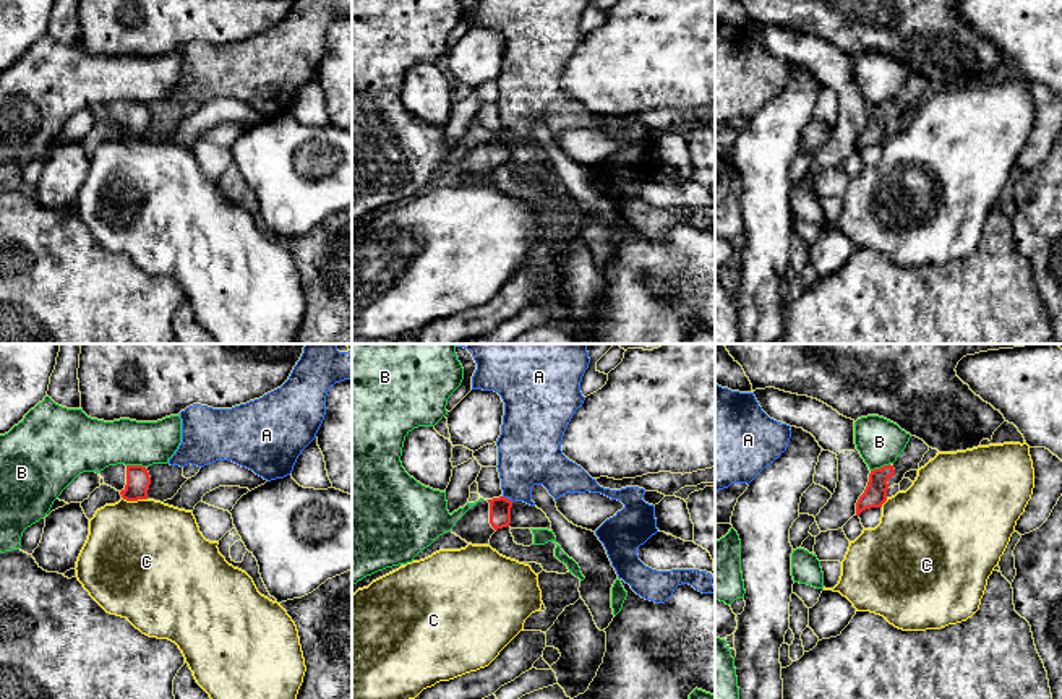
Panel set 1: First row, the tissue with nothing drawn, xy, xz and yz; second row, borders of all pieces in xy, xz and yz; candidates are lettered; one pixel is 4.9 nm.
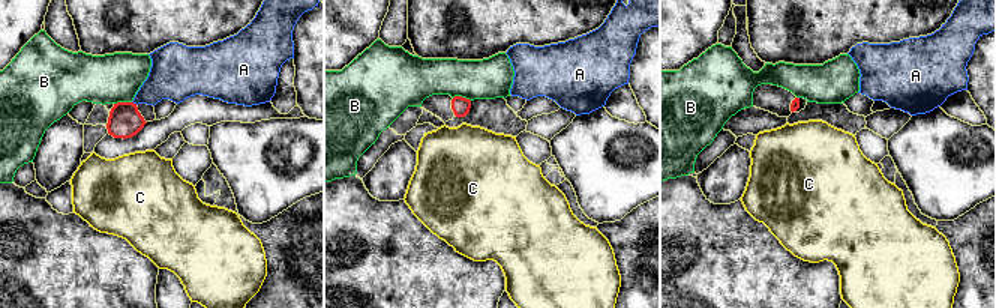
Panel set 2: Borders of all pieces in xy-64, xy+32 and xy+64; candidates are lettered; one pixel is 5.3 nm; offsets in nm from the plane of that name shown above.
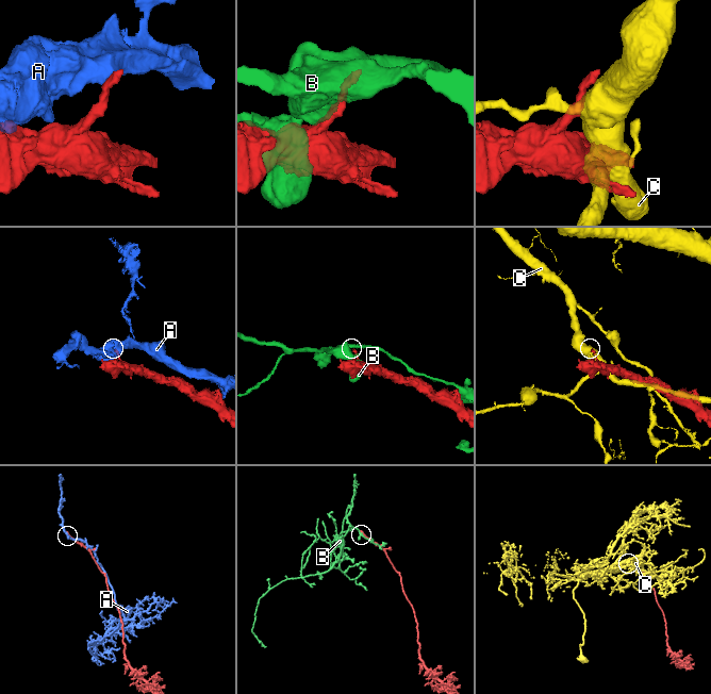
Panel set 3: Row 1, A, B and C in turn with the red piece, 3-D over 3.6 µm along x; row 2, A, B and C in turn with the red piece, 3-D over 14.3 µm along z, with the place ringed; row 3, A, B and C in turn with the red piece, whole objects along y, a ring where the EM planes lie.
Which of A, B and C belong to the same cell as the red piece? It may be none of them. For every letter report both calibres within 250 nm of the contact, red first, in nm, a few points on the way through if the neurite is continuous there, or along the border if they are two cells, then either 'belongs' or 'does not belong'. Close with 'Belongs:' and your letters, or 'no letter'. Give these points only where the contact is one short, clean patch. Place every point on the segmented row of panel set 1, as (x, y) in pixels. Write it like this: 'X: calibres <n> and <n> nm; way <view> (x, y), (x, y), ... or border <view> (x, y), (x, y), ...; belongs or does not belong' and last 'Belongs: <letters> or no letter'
A: calibres 110 and 300 nm; border xz (503, 495), (513, 501); does not belong
B: calibres 120 and 260 nm; does not belong
C: calibres 120 and 500 nm; does not belong
Belongs: no letter

